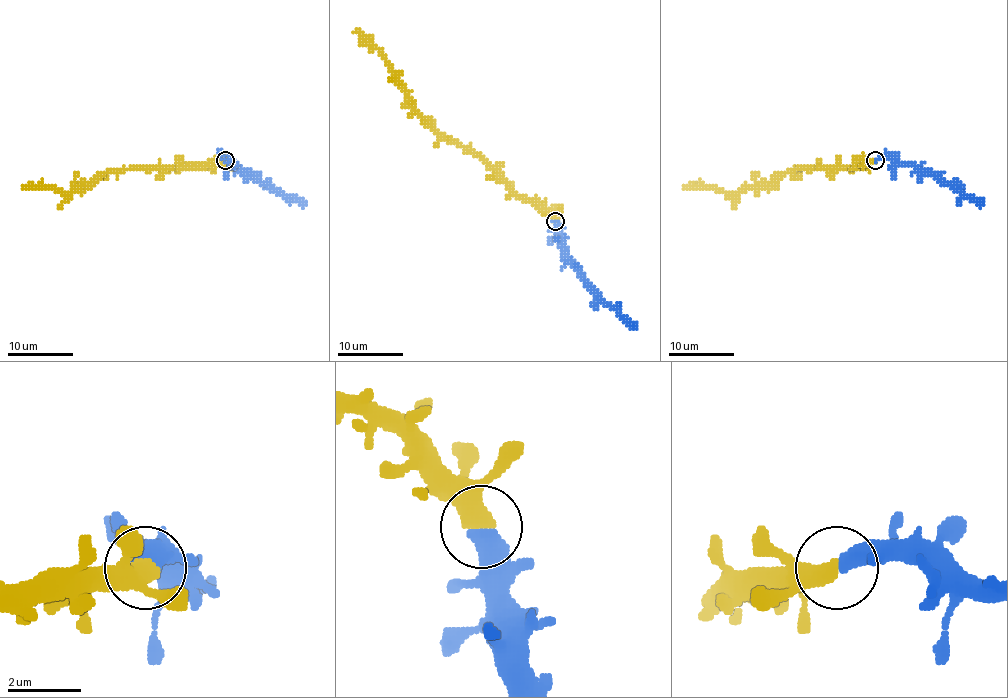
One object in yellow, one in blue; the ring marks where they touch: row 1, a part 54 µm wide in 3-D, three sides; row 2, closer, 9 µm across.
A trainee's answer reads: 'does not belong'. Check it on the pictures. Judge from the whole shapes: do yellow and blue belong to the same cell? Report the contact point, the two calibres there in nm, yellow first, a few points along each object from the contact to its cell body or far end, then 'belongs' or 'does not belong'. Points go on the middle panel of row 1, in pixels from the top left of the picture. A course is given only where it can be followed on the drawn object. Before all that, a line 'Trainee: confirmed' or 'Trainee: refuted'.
Trainee: refuted
(555, 221) | 550/550 nm | yellow via (556, 220), (535, 201), (520, 199), (476, 155), (446, 140), (414, 108), (409, 91), (389, 62), (353, 31) | blue via (556, 222), (562, 255), (636, 328) | belongs

